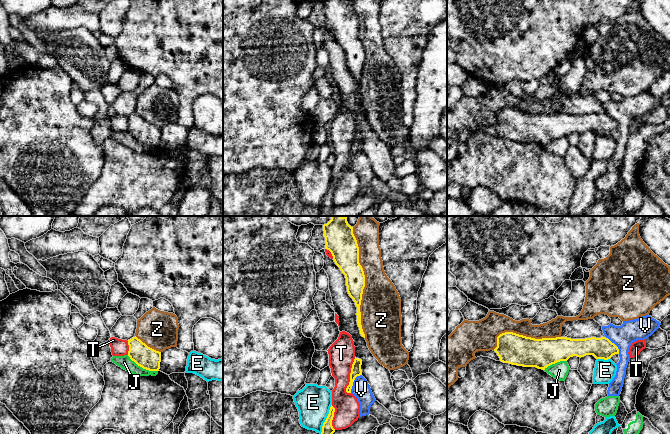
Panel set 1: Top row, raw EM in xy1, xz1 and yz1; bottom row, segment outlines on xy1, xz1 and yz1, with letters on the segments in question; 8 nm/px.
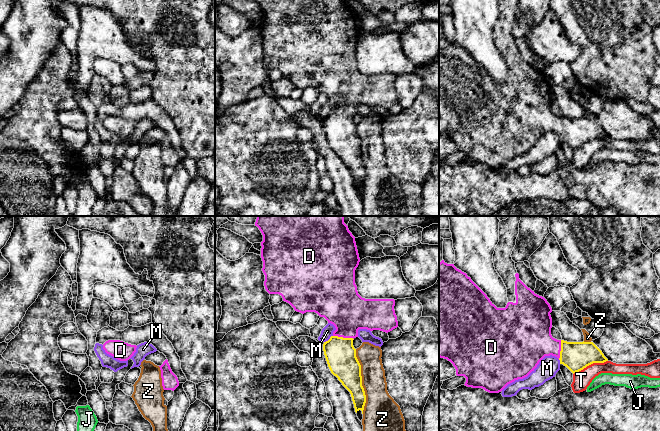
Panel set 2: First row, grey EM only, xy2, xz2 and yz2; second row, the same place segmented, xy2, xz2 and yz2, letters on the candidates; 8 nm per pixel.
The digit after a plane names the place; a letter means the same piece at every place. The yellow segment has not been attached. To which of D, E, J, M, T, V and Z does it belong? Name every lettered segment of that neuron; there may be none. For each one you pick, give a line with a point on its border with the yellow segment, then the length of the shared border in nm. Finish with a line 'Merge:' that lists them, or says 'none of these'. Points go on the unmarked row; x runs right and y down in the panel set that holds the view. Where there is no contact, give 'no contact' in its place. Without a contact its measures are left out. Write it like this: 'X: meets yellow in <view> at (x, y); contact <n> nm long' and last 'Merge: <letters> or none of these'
D: meets yellow in xz2 at (342, 113); contact 170 nm long
Merge: D

